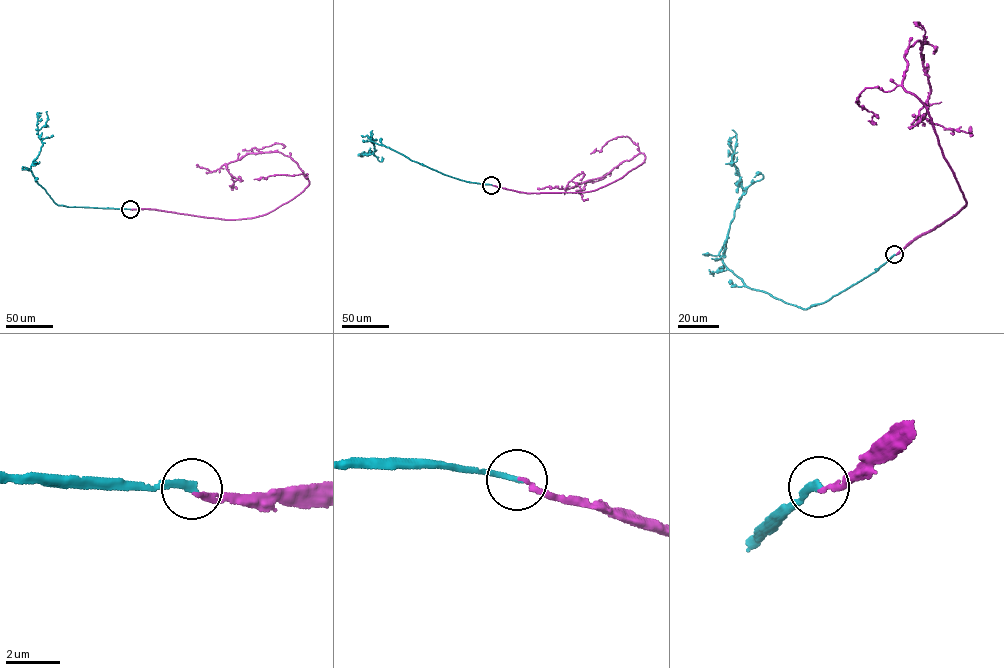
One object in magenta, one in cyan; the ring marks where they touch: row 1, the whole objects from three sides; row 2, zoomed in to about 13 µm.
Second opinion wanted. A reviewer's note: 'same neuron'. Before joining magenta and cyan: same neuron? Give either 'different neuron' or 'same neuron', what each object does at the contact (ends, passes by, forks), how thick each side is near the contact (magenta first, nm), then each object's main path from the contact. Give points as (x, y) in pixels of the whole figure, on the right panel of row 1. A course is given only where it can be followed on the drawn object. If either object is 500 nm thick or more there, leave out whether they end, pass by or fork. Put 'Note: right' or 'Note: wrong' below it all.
different neuron; magenta ends; cyan ends; calibres 150 and 240 nm; course magenta (894, 255), (966, 205), (923, 104), (903, 87), (904, 55), (916, 41), (930, 89), (921, 116), (970, 132); course cyan (894, 254), (862, 280), (806, 309), (745, 285), (720, 254), (743, 193), (732, 159), (736, 140), (732, 130)
Note: wrong

